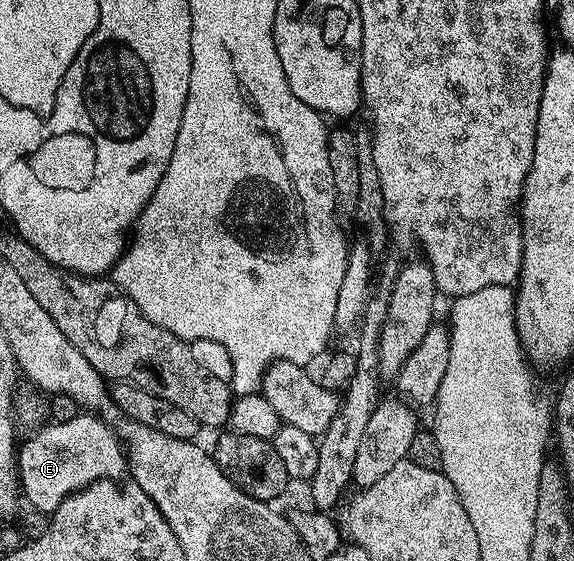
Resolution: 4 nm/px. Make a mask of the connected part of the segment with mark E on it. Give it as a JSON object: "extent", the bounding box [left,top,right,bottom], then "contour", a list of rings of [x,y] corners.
{"extent":[17,414,129,514],"contour":[[[80,414],[77,418],[69,418],[69,422],[47,422],[32,431],[32,436],[17,448],[19,483],[26,503],[28,500],[37,511],[50,514],[65,502],[65,498],[93,482],[118,481],[119,475],[129,468],[127,453],[118,431],[106,423],[110,424],[98,415]]]}

